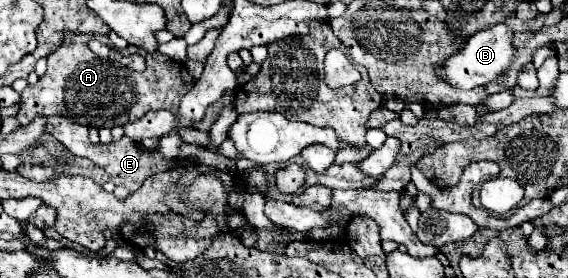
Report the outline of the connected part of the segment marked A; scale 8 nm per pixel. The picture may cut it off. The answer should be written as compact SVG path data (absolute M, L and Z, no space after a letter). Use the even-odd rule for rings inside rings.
M65 34L63 44L49 54L49 68L45 76L39 78L35 86L27 86L21 92L19 104L19 122L29 124L35 116L67 116L75 124L95 126L95 128L115 128L125 126L129 122L139 120L151 110L171 110L179 112L181 96L191 90L195 84L189 70L169 56L163 54L147 54L145 72L127 72L119 74L119 70L127 70L119 62L103 60L95 56L87 42L91 36L85 34Z

